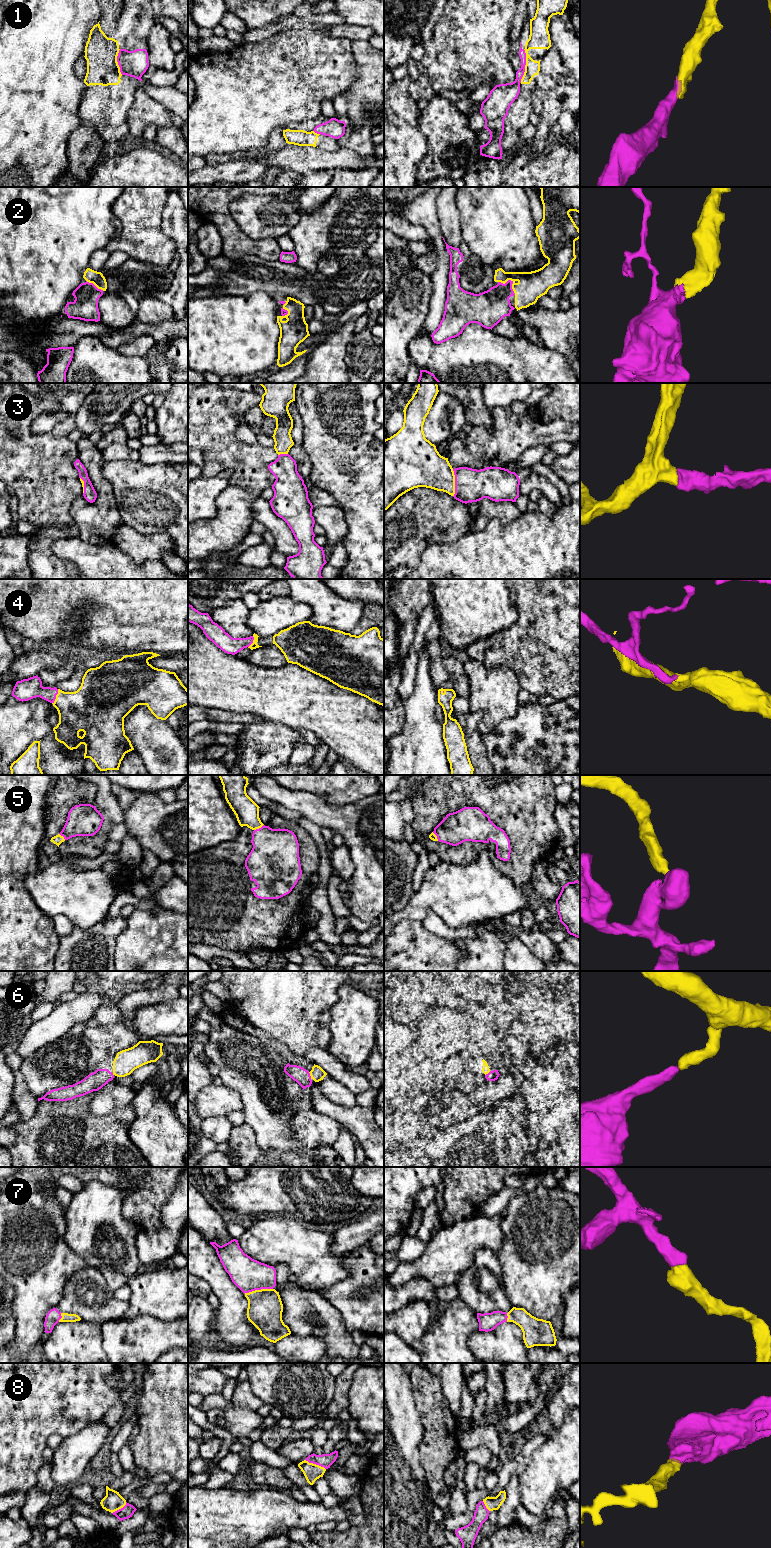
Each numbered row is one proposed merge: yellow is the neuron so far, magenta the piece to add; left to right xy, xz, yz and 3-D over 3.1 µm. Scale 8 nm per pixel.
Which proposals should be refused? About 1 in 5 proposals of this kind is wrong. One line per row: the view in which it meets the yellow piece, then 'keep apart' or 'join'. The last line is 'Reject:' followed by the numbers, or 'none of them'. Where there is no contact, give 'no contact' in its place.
1: meets yellow in yz; keep apart
2: meets yellow in yz; join
3: meets yellow in yz; join
4: meets yellow in xy; join
5: meets yellow in xz; join
6: meets yellow in xz; join
7: meets yellow in xz; join
8: meets yellow in xz; join
Reject: 1

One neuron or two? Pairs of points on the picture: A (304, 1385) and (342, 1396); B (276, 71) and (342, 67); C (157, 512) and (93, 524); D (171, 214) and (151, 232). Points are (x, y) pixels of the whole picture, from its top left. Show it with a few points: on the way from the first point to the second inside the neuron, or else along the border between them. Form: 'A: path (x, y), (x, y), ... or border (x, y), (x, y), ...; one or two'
A: border (336, 1378), (334, 1396), (324, 1409); two
B: path (292, 71), (303, 67), (326, 67); one
C: border (114, 496), (122, 521); two
D: border (166, 199), (162, 213), (162, 231), (175, 242); two

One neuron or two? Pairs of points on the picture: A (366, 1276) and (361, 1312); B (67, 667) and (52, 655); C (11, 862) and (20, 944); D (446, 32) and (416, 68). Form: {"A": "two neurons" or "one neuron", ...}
{"A": "one neuron", "B": "two neurons", "C": "one neuron", "D": "two neurons"}

